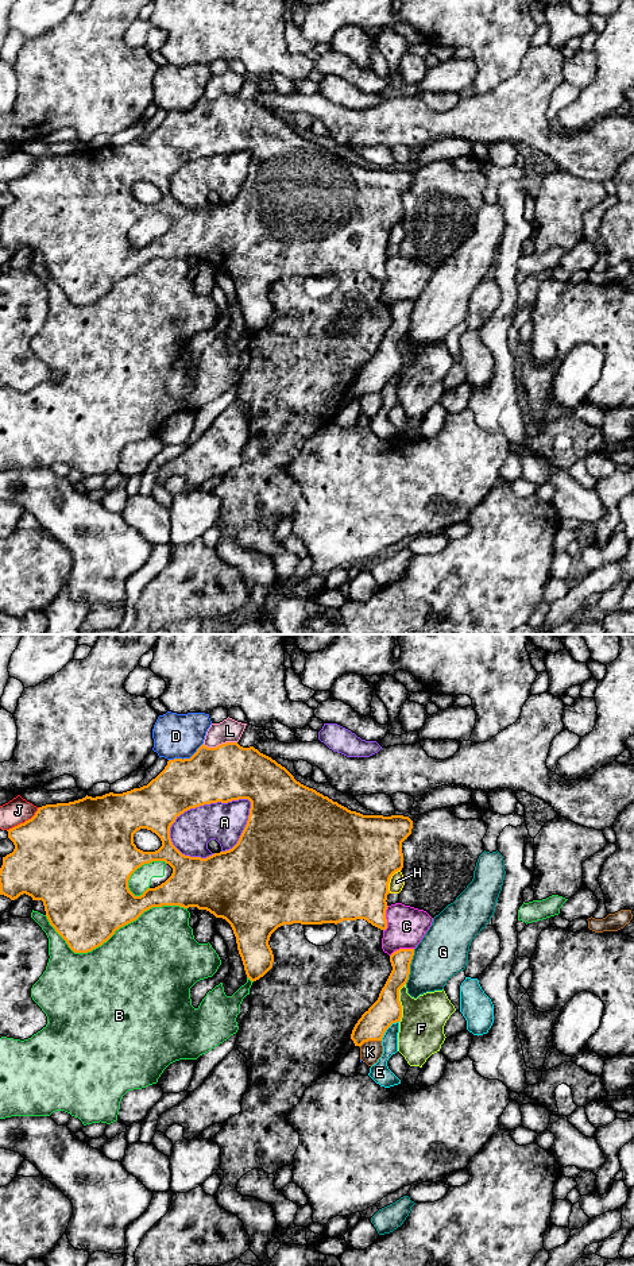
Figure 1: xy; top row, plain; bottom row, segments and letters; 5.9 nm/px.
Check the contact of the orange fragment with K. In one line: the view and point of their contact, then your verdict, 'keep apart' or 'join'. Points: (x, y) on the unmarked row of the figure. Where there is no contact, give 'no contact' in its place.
xy (370, 392) | keep apart

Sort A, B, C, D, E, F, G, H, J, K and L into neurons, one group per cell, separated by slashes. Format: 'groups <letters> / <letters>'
groups A / B / C / D / E / F / G / H / J / K / L

